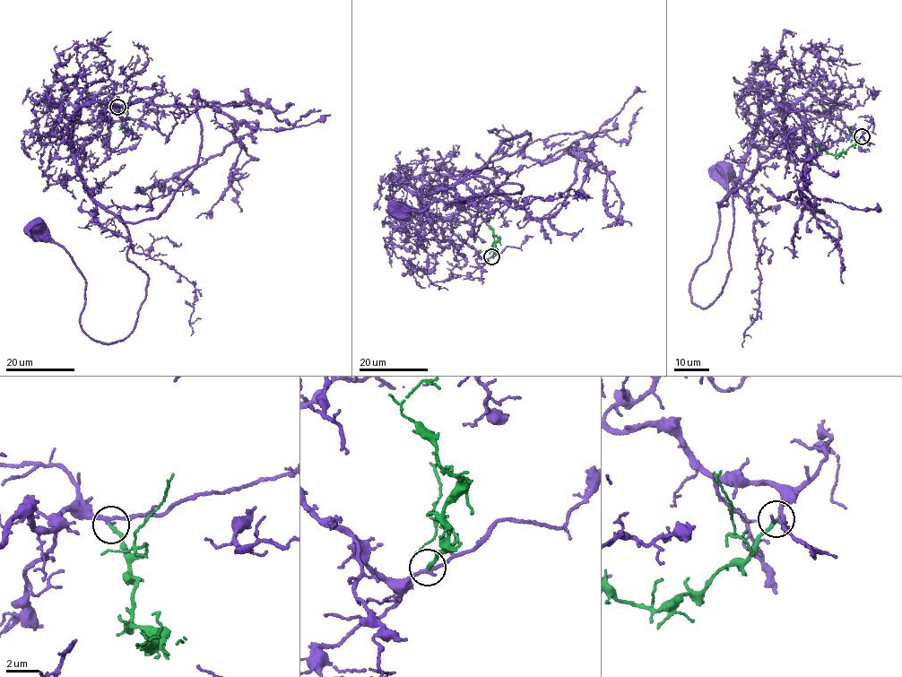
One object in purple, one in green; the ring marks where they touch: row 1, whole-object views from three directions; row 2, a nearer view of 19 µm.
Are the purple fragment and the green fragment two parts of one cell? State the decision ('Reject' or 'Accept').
Accept

